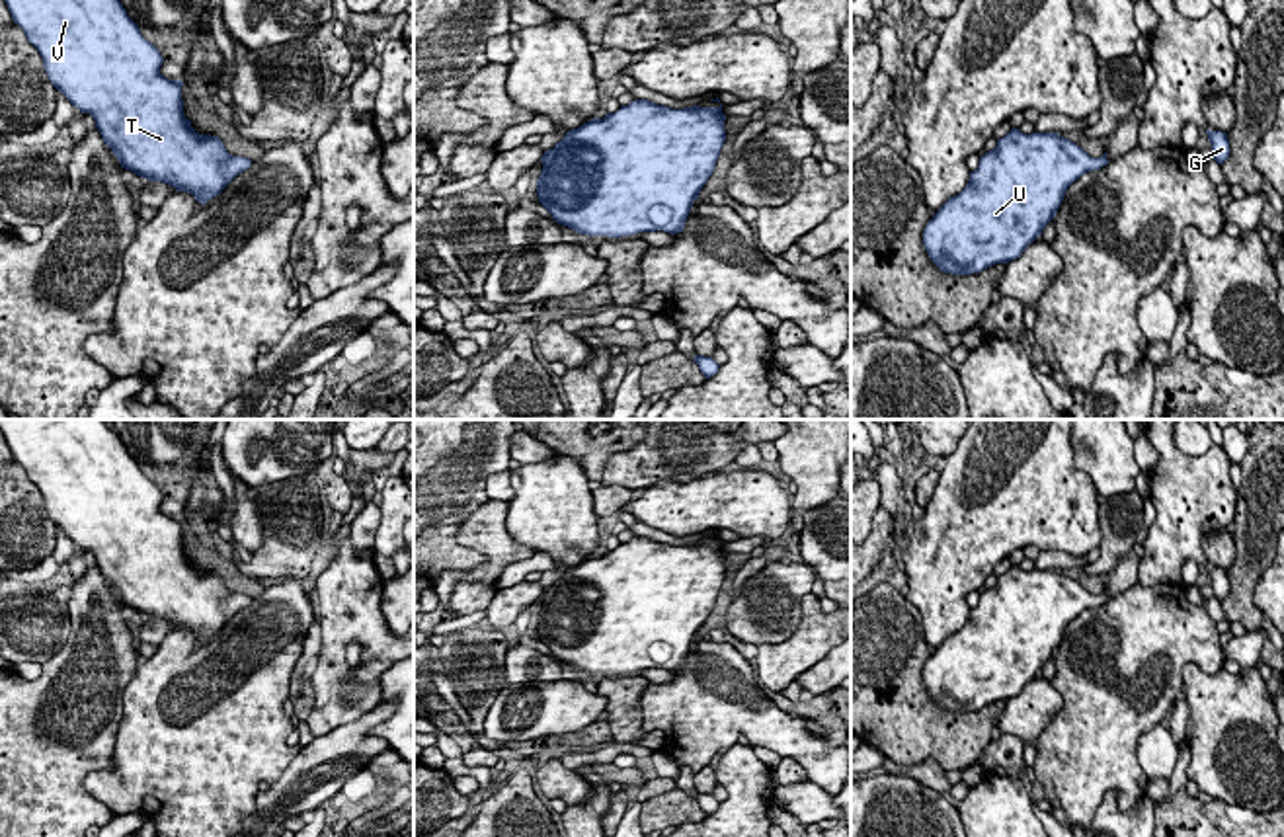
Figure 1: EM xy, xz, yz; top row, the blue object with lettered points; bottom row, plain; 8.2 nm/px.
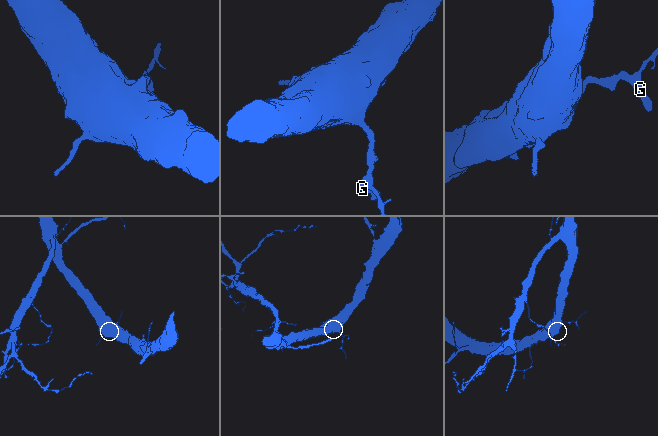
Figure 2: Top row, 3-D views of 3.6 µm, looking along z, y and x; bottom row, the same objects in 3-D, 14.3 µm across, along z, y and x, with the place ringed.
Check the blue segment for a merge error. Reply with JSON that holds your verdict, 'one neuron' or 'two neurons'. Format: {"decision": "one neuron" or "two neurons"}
{"decision": "one neuron"}

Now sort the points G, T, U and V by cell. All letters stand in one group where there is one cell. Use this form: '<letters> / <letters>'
G T U V

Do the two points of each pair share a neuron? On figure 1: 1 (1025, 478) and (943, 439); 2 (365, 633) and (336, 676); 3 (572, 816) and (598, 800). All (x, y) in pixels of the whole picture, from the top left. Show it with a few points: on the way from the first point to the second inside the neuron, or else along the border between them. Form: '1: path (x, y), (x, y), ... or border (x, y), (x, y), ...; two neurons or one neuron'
1: border (961, 439), (947, 457); two neurons
2: path (352, 633), (336, 648), (336, 662); one neuron
3: path (578, 816), (592, 806); one neuron

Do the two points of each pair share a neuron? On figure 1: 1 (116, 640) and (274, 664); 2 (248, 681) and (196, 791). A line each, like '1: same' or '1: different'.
1: different
2: same

